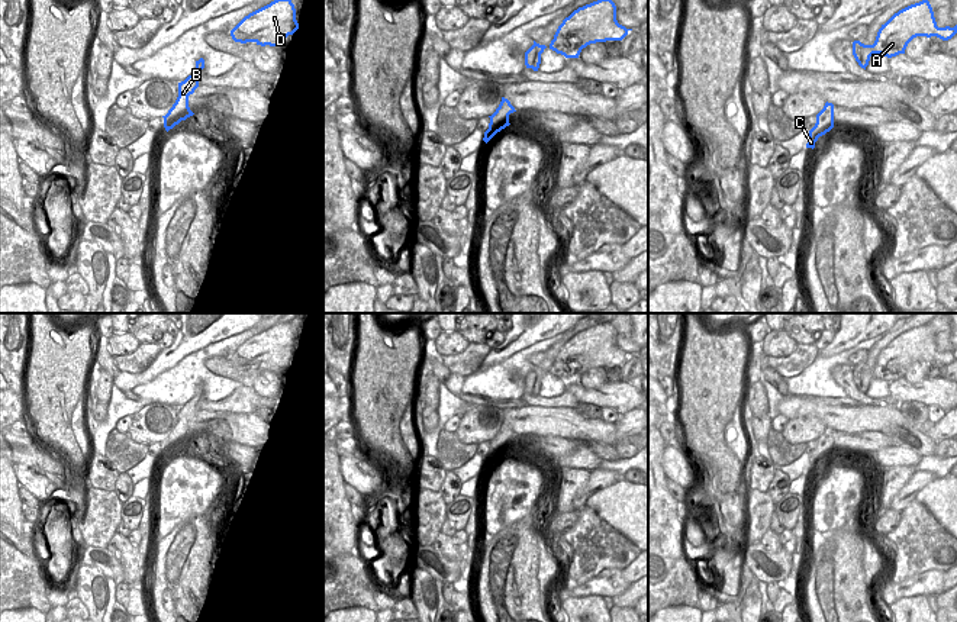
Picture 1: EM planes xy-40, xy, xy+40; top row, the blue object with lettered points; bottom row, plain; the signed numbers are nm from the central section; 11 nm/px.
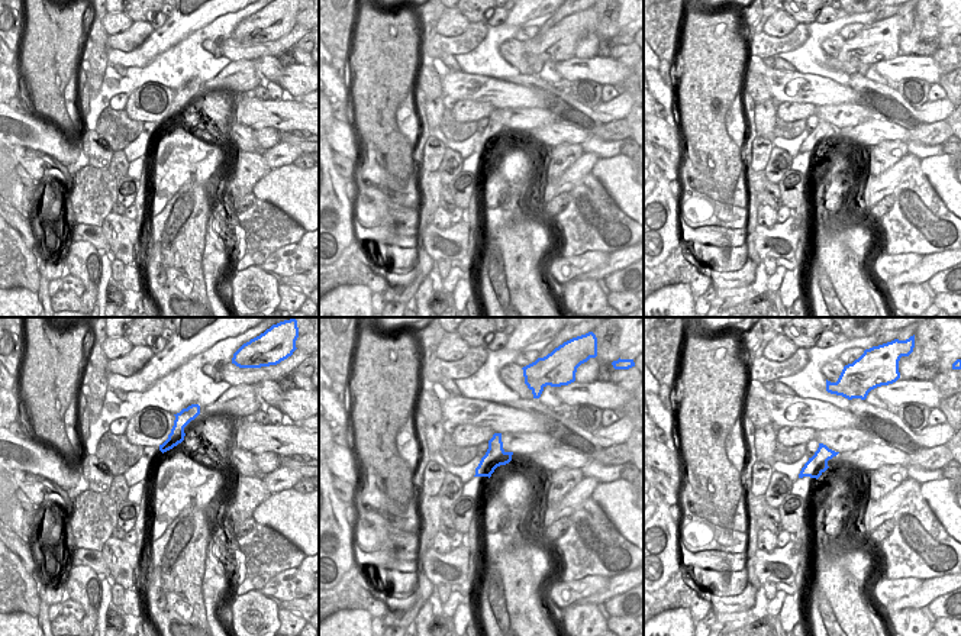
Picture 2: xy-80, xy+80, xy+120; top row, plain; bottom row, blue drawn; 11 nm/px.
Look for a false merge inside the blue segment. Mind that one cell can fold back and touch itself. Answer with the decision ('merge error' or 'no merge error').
no merge error

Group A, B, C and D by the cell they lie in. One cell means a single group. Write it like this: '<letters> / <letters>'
A B C D

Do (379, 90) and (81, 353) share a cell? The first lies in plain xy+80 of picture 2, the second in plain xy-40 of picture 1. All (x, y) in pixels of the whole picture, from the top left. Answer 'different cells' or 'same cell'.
same cell

